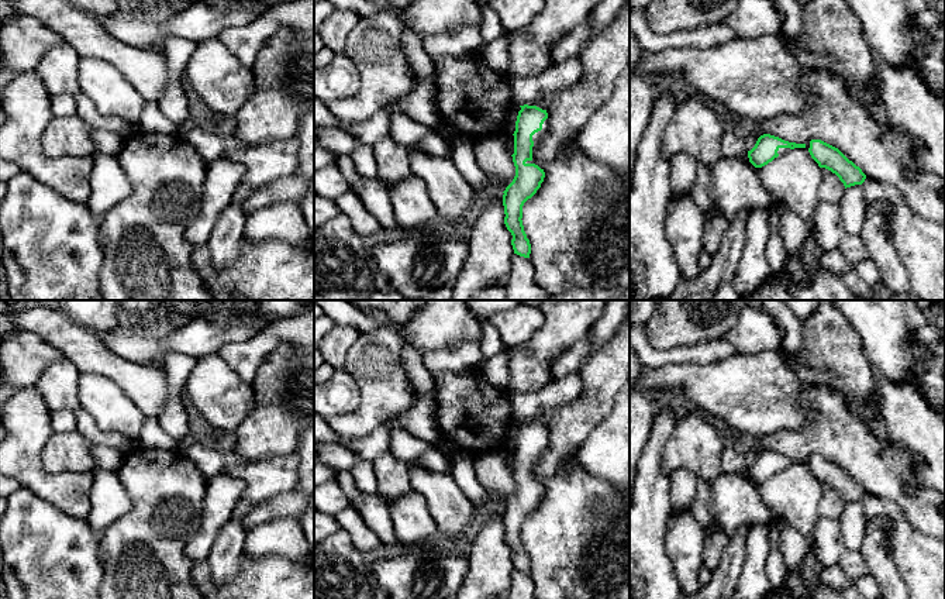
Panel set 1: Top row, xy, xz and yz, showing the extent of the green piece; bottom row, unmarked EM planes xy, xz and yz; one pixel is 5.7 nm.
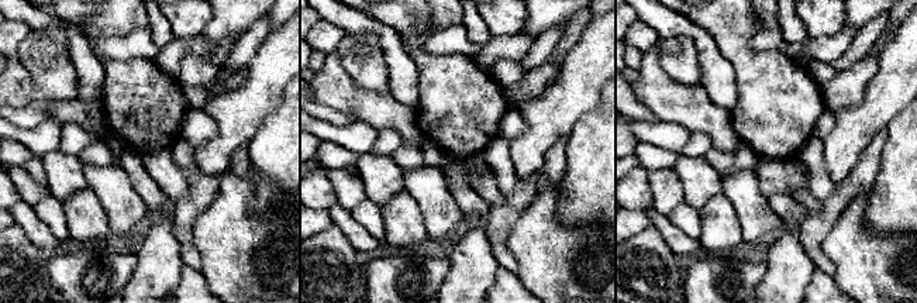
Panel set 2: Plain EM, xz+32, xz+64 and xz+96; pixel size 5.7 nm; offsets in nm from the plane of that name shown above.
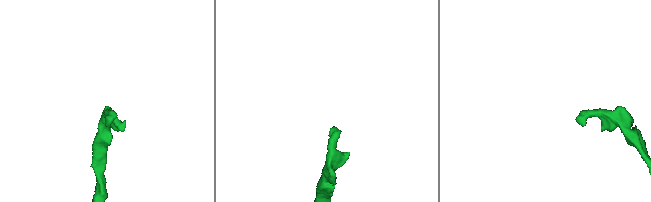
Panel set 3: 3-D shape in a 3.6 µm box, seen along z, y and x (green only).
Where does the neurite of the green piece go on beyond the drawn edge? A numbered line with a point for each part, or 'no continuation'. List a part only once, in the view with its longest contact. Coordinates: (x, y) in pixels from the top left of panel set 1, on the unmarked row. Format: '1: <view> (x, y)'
1: xz (537, 451)

